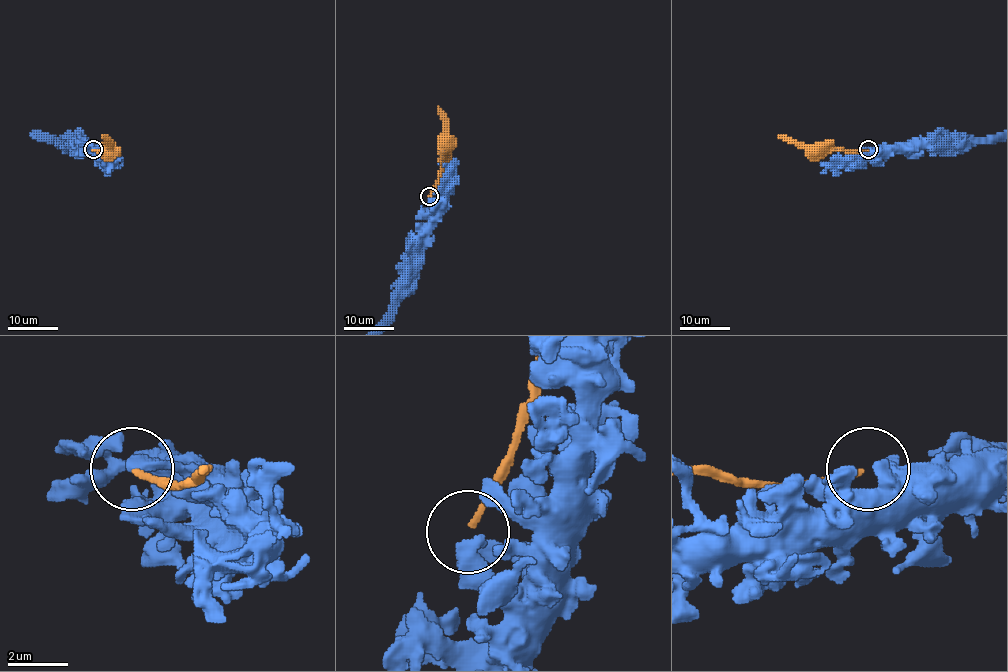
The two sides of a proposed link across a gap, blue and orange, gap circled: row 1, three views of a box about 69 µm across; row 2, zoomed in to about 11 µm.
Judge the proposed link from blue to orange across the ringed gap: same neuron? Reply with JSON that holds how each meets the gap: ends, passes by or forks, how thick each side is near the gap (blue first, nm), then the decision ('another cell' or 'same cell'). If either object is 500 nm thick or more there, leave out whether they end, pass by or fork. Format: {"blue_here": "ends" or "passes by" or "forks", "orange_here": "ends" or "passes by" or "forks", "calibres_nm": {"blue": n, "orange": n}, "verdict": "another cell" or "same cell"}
{"calibres_nm": {"blue": 500, "orange": 200}, "verdict": "another cell"}

